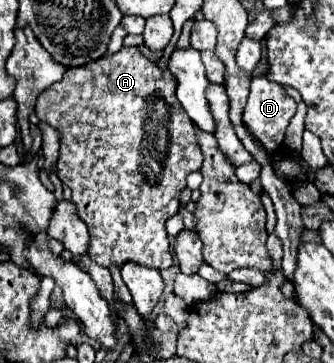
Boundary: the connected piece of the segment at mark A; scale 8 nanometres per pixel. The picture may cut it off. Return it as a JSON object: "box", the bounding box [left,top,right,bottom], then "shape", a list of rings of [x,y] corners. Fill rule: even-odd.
{"box":[36,46,202,270],"shape":[[[124,46],[122,50],[110,54],[110,56],[102,56],[100,60],[88,64],[88,66],[80,66],[80,68],[70,68],[64,72],[64,78],[56,84],[52,84],[48,90],[44,90],[38,96],[36,102],[36,116],[46,122],[48,126],[56,128],[60,132],[60,158],[58,158],[58,178],[62,180],[62,184],[66,184],[72,192],[72,202],[76,204],[76,212],[80,216],[80,220],[86,222],[88,232],[90,232],[90,246],[88,246],[88,256],[104,268],[110,266],[118,266],[122,268],[126,262],[134,262],[134,264],[142,264],[146,268],[156,268],[156,270],[166,270],[172,266],[172,252],[170,252],[170,242],[168,242],[168,234],[164,228],[164,222],[168,218],[172,218],[178,208],[180,208],[180,192],[186,188],[186,176],[190,172],[196,172],[202,168],[202,152],[196,140],[196,130],[192,120],[188,120],[184,108],[180,108],[180,102],[176,100],[176,78],[172,76],[172,72],[168,72],[168,68],[158,68],[156,62],[148,60],[146,56],[142,56],[136,48],[128,48]]]}

